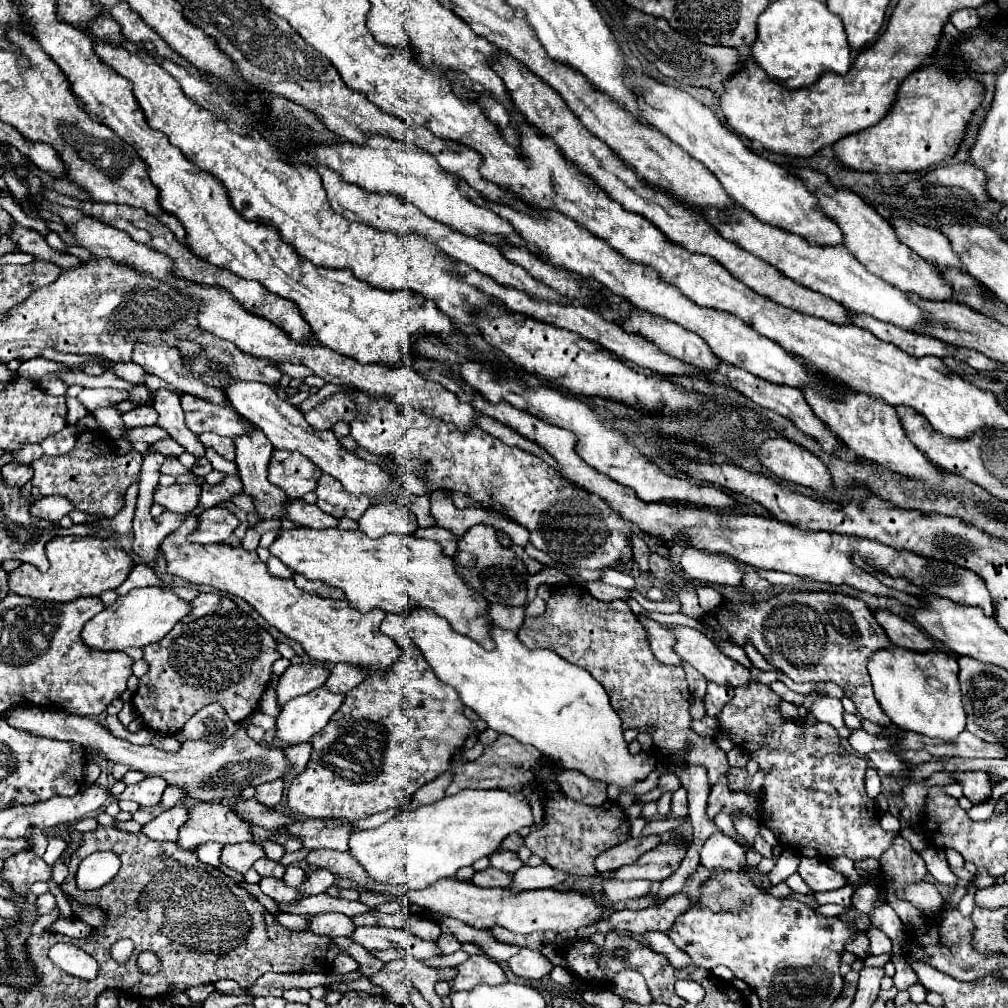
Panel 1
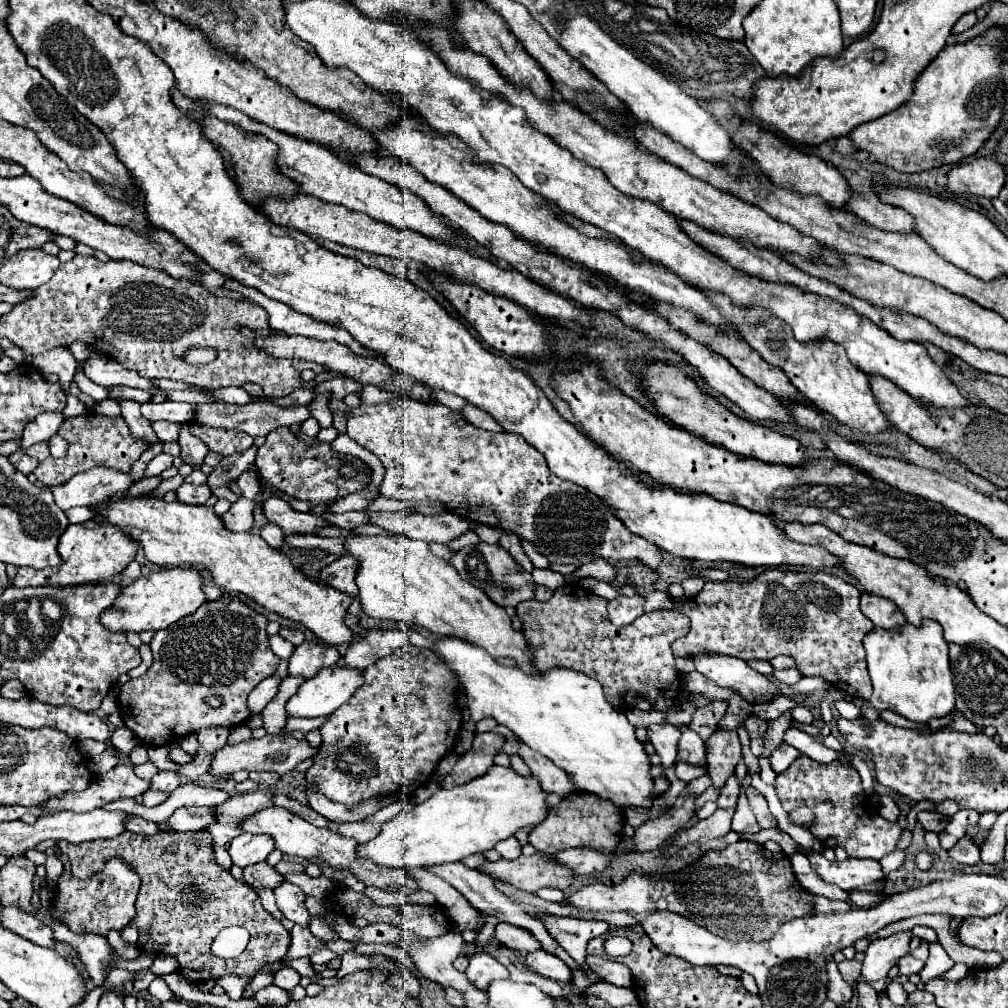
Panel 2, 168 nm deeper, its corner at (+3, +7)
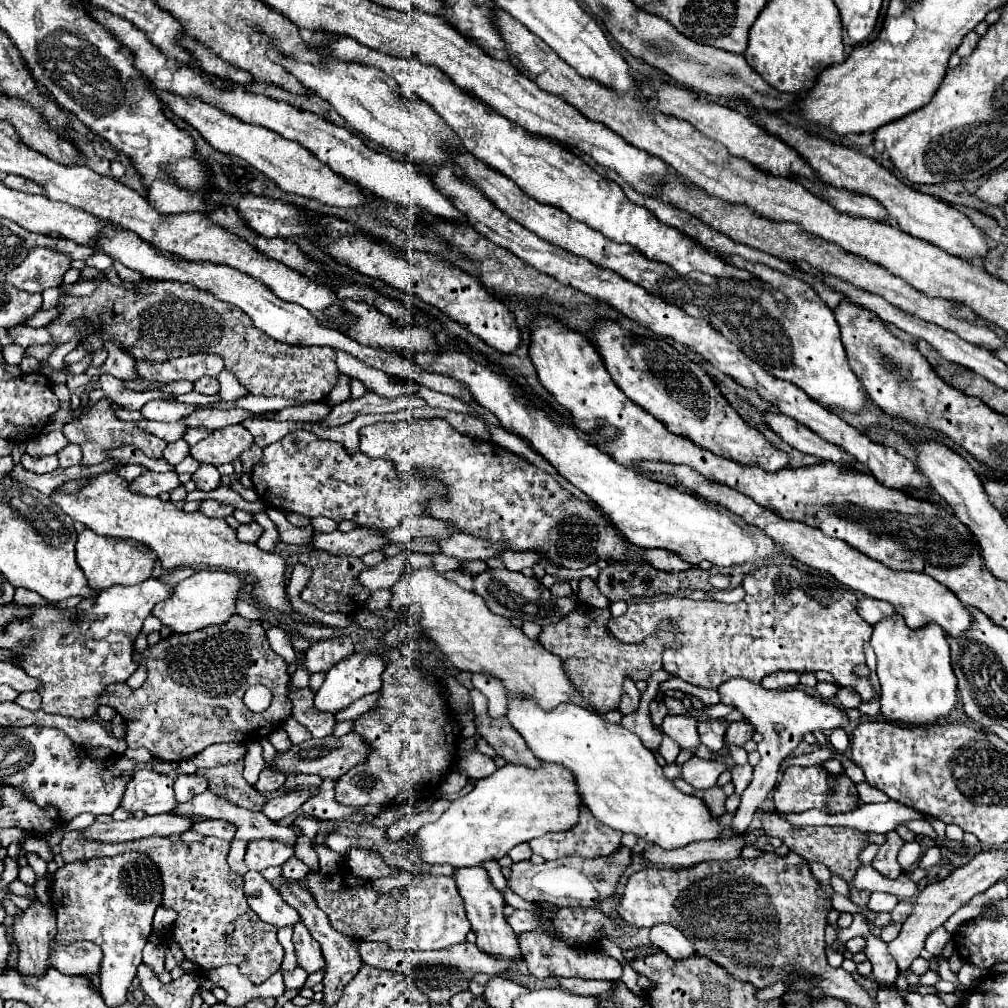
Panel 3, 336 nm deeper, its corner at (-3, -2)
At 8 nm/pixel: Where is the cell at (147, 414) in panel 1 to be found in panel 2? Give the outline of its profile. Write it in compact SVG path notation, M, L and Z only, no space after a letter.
M166 400L162 404L154 404L154 402L148 402L148 404L142 404L142 416L150 422L156 422L156 420L168 420L168 422L194 422L194 406L192 404L186 404L186 402L172 402L172 400Z

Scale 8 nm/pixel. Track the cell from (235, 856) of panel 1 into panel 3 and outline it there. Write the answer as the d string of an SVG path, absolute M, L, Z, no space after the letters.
M252 841L246 847L244 863L248 869L264 871L274 865L284 865L294 855L294 849L276 841Z

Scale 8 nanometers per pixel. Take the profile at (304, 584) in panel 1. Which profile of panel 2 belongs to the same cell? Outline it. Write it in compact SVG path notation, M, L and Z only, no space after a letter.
M340 556L336 562L328 564L320 572L320 580L340 592L356 596L358 594L358 586L354 584L356 572L358 572L358 560L354 560L352 556Z

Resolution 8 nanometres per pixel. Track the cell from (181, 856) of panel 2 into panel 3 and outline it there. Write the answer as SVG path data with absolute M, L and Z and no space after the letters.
M70 831L60 841L62 859L66 863L74 861L90 861L102 855L122 855L132 849L144 853L156 865L162 879L162 907L178 913L172 925L172 939L184 951L184 957L192 961L200 971L210 971L228 963L240 967L240 973L248 977L252 983L266 981L272 973L278 971L284 949L276 939L274 925L268 925L256 917L256 913L248 907L244 895L244 881L240 875L230 871L226 865L226 855L230 849L230 841L220 841L214 837L206 837L198 843L182 843L168 841L164 837L146 837L130 843L96 843L80 837L78 831Z

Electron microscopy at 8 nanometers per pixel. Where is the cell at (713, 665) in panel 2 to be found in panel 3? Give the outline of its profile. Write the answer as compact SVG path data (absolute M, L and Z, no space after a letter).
M732 677L730 681L722 683L718 687L718 693L722 697L722 703L732 705L734 709L738 709L746 719L752 721L756 731L764 735L764 739L758 743L760 763L754 767L752 781L746 787L746 791L742 793L740 807L738 807L738 811L734 813L734 817L730 821L728 833L732 837L736 837L736 835L746 833L746 829L750 827L758 805L764 803L768 793L778 783L780 763L784 761L784 757L788 753L792 753L796 749L796 745L802 741L804 733L816 731L816 729L818 731L830 731L830 729L836 729L836 727L846 727L848 717L846 717L846 713L842 709L834 707L832 703L824 703L822 699L812 697L802 689L774 689L774 691L770 691L770 689L764 689L760 683L748 681L744 677Z

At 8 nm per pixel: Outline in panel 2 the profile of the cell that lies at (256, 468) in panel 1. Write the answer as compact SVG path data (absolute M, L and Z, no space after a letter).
M276 494L270 496L264 502L264 514L270 522L276 522L284 536L294 536L294 534L316 534L318 528L332 526L328 520L322 520L320 516L312 516L308 512L294 512L290 504Z

